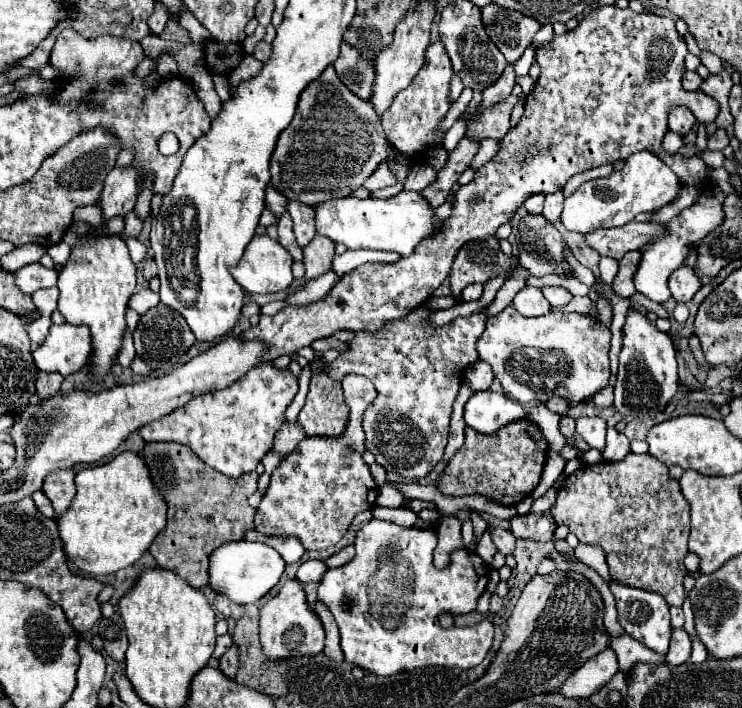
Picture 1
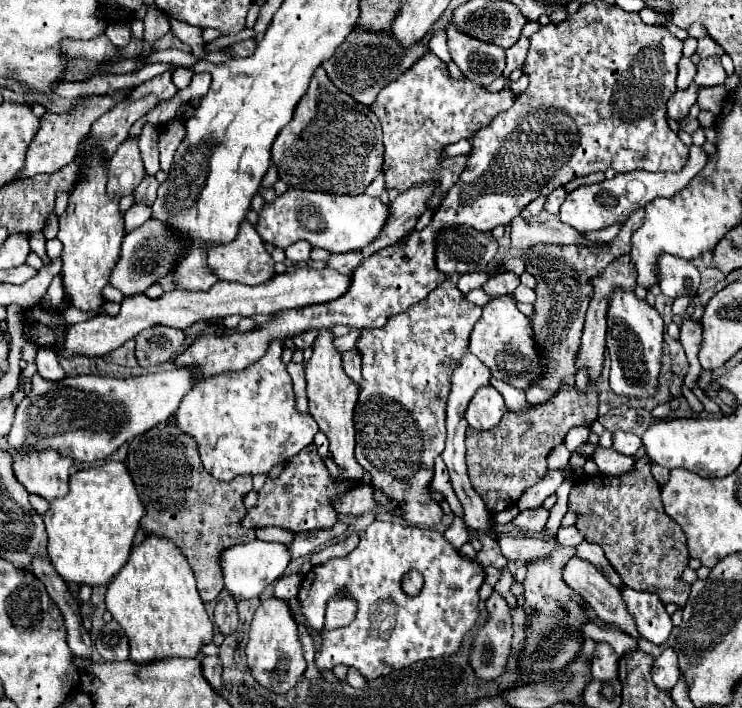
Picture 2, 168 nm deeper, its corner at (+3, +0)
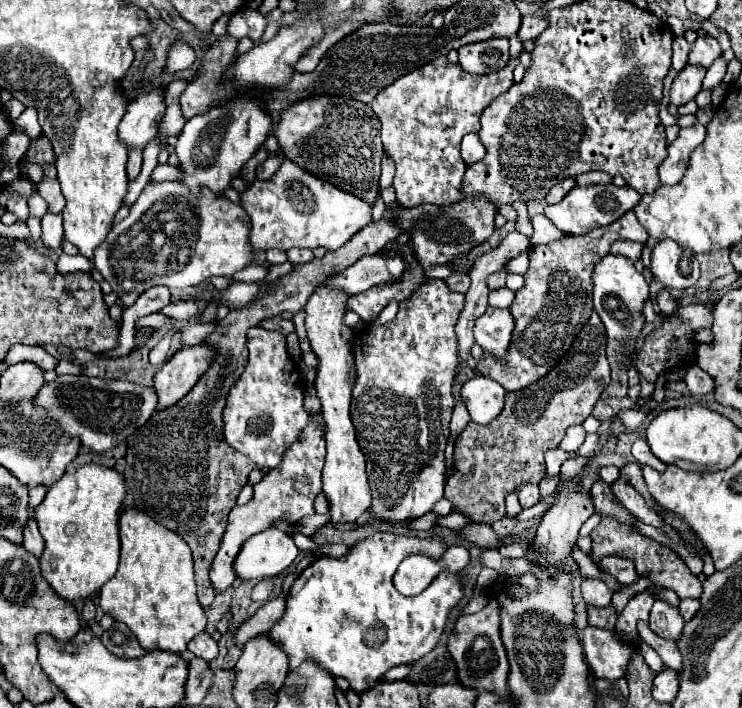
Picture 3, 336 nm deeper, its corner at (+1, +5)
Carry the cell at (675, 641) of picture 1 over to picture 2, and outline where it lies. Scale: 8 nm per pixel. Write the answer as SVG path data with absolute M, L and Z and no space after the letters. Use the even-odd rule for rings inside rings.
M665 648L663 654L655 660L653 668L651 668L651 676L655 686L661 692L671 692L671 688L677 684L679 680L679 666L675 660L675 650L673 648Z

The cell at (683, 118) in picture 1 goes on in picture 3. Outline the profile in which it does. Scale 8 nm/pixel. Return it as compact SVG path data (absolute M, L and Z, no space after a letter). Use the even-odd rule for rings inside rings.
M687 65L675 77L675 81L673 81L673 87L671 87L671 103L679 107L679 105L691 101L701 91L703 77L705 77L705 69L703 67Z

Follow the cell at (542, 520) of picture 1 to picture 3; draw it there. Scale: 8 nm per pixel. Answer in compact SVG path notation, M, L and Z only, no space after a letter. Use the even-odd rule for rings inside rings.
M523 485L519 489L519 503L523 509L533 507L539 501L539 487L537 485Z

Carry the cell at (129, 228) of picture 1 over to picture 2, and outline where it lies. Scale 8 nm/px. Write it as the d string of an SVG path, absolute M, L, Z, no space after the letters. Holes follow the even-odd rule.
M145 174L143 180L141 180L141 184L135 188L135 202L153 204L155 202L155 196L157 196L157 188L159 188L157 178Z

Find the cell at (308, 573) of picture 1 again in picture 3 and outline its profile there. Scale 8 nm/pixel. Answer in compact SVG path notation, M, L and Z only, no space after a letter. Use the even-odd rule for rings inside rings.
M267 579L267 581L259 581L259 583L255 585L253 593L251 593L251 599L257 601L257 603L265 603L265 601L269 601L269 597L273 595L273 589L275 589L275 585L273 585L269 579Z

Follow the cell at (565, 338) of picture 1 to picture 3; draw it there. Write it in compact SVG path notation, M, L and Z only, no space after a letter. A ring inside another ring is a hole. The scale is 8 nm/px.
M487 307L487 311L477 319L473 327L475 341L485 353L493 355L501 365L505 365L505 351L509 351L513 327L515 323L509 309Z

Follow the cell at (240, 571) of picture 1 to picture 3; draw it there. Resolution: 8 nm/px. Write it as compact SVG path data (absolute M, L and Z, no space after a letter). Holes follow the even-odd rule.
M269 527L251 535L243 543L233 563L233 571L241 581L261 581L285 571L297 555L299 549L291 535L279 531L277 527Z

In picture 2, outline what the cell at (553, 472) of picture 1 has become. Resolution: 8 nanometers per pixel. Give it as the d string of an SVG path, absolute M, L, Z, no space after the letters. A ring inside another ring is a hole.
M559 444L551 450L551 454L547 458L547 464L549 464L551 470L559 470L569 462L569 458L571 458L571 452L565 448L565 444Z

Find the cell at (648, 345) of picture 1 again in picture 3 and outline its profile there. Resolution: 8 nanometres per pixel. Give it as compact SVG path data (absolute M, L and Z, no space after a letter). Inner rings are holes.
M607 255L597 263L593 273L593 305L607 329L609 339L623 343L631 351L641 345L645 327L643 307L647 299L649 299L649 285L629 259L625 259L623 255Z

